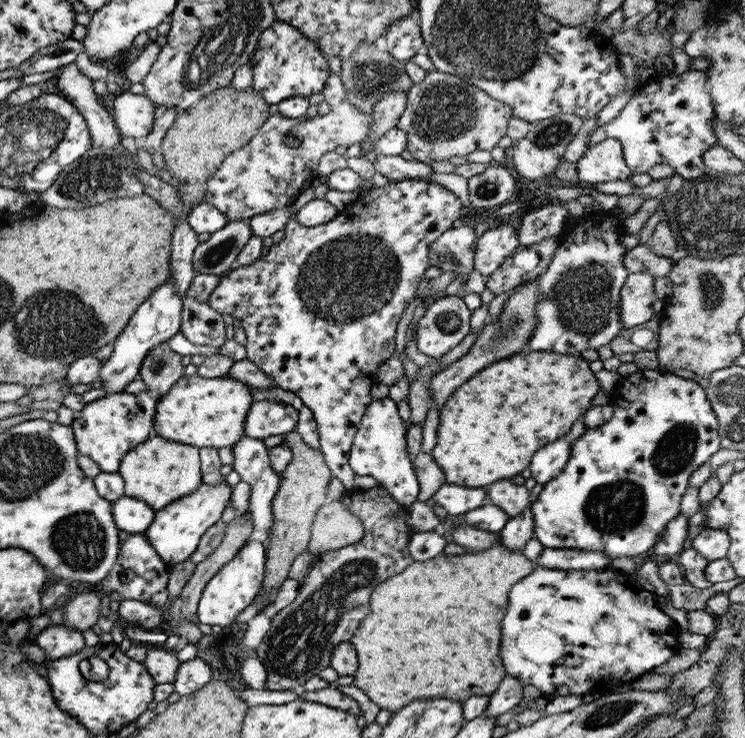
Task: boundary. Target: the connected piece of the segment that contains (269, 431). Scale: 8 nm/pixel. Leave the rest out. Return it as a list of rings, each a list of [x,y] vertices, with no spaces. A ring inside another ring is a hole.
[[[276,400],[254,402],[244,422],[246,437],[265,439],[269,436],[288,434],[298,424],[299,410]]]

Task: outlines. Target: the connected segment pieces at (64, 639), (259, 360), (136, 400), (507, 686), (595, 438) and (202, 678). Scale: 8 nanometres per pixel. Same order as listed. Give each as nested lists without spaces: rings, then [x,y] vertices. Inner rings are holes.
[[[51,625],[41,630],[35,644],[45,652],[49,661],[69,657],[85,648],[83,632],[63,625]]]
[[[406,180],[406,181],[394,181],[390,182],[388,185],[384,186],[384,188],[373,188],[371,190],[362,190],[362,192],[359,194],[358,199],[356,202],[350,206],[346,207],[344,210],[339,212],[330,222],[326,222],[324,224],[320,224],[318,226],[313,227],[307,227],[304,225],[301,225],[297,219],[288,220],[286,224],[284,224],[284,239],[280,241],[278,244],[272,244],[270,247],[270,252],[266,254],[266,256],[262,256],[261,258],[258,258],[254,264],[251,266],[234,266],[234,268],[226,273],[222,273],[222,278],[220,278],[220,284],[214,288],[214,292],[210,294],[210,298],[208,298],[208,305],[212,307],[212,309],[220,312],[220,314],[223,313],[230,313],[233,317],[233,320],[240,320],[241,326],[245,329],[246,334],[246,359],[249,361],[252,361],[257,367],[260,367],[268,377],[274,379],[276,381],[276,386],[290,390],[294,392],[303,402],[304,406],[310,407],[312,409],[312,416],[314,419],[316,419],[316,422],[318,423],[318,440],[320,441],[320,450],[322,451],[322,454],[324,455],[324,460],[326,461],[326,464],[328,465],[328,468],[330,469],[330,472],[333,474],[333,476],[336,479],[340,479],[344,483],[344,490],[346,490],[347,493],[352,493],[354,488],[354,477],[357,475],[353,470],[352,467],[349,465],[349,458],[348,453],[352,448],[353,444],[353,438],[355,437],[355,434],[357,433],[358,427],[361,424],[361,419],[364,416],[364,413],[366,412],[366,409],[368,406],[373,402],[373,398],[370,393],[370,388],[374,386],[374,384],[379,384],[378,380],[378,367],[384,363],[384,361],[388,360],[390,357],[394,356],[394,350],[396,350],[395,340],[396,340],[396,326],[398,326],[398,321],[400,318],[402,318],[402,314],[404,314],[404,310],[406,310],[406,307],[410,304],[414,298],[417,296],[417,290],[418,290],[418,284],[422,280],[422,276],[424,276],[424,273],[430,266],[438,266],[438,264],[434,264],[436,260],[430,260],[429,256],[429,246],[430,244],[434,243],[442,233],[446,232],[448,229],[452,227],[452,222],[456,220],[456,218],[462,217],[464,214],[464,207],[463,203],[460,201],[460,198],[456,196],[456,194],[453,194],[450,192],[450,190],[447,190],[446,188],[440,186],[440,184],[436,184],[433,182],[428,182],[427,180]]]
[[[145,389],[139,394],[128,394],[124,391],[106,395],[85,404],[70,424],[74,431],[77,451],[80,455],[92,458],[101,472],[119,472],[122,457],[153,435],[158,402],[159,398],[152,398]]]
[[[507,675],[498,685],[498,689],[490,695],[490,704],[484,710],[486,717],[488,715],[497,717],[520,705],[524,698],[524,687],[523,682],[518,678]]]
[[[638,369],[623,377],[621,383],[610,393],[610,405],[614,408],[612,418],[598,428],[586,428],[584,436],[580,436],[578,440],[572,442],[572,452],[570,452],[570,460],[568,460],[566,468],[562,470],[562,474],[558,474],[555,479],[544,484],[537,500],[532,503],[534,534],[546,548],[578,548],[578,550],[588,550],[588,552],[604,552],[606,558],[612,558],[612,560],[622,556],[642,560],[648,555],[648,551],[659,542],[661,532],[664,531],[668,522],[681,513],[680,501],[690,485],[690,476],[692,476],[694,470],[698,470],[698,466],[706,464],[712,454],[721,449],[718,418],[710,408],[711,403],[708,400],[708,394],[696,381],[661,369]]]
[[[196,657],[192,661],[181,664],[176,681],[172,684],[174,685],[174,690],[182,696],[200,690],[212,680],[213,673],[210,666],[201,658]]]

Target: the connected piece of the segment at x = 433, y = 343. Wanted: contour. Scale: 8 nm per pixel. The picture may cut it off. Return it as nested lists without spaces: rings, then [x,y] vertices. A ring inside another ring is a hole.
[[[458,295],[438,298],[417,325],[416,348],[430,357],[442,357],[470,332],[473,310]]]

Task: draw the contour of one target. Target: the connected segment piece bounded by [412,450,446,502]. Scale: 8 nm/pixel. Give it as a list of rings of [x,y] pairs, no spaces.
[[[423,450],[416,455],[412,465],[414,465],[416,477],[418,477],[418,483],[420,483],[420,492],[418,492],[417,500],[426,502],[438,491],[438,487],[446,483],[446,475],[444,475],[442,467],[434,461],[434,457],[426,454]]]

